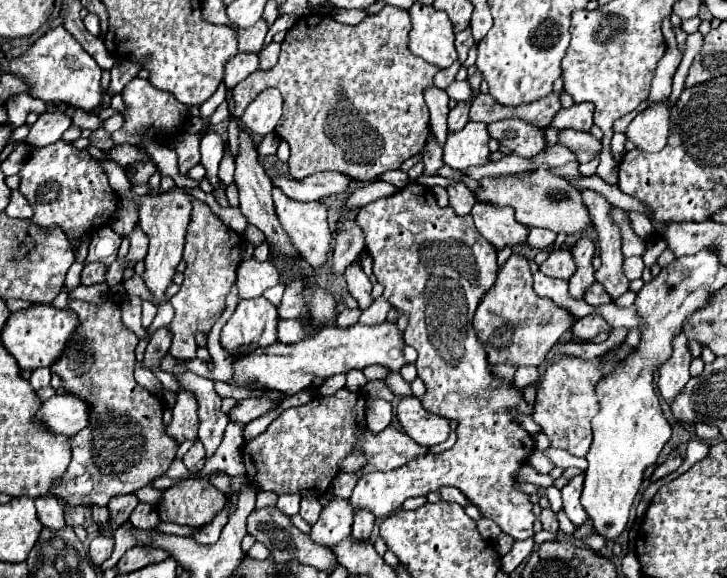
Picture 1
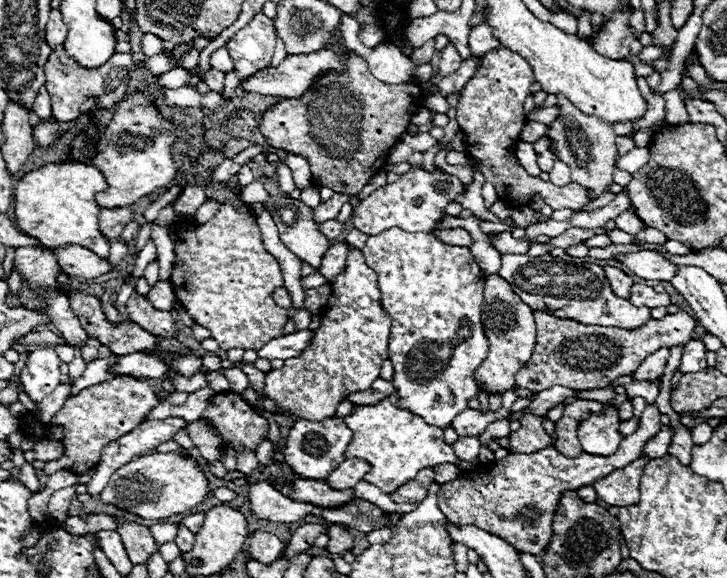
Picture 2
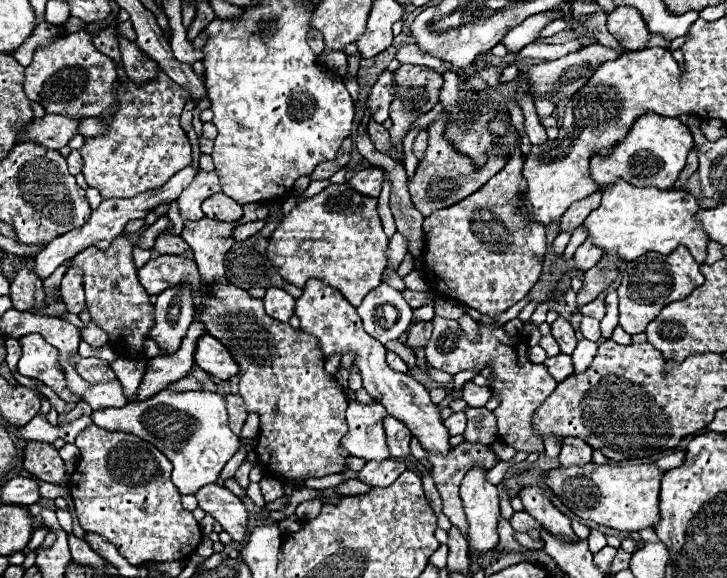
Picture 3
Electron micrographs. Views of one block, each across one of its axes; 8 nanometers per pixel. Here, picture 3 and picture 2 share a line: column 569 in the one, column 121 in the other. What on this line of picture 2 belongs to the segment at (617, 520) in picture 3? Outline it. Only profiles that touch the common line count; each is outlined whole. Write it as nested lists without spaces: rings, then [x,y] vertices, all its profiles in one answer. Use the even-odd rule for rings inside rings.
[[[178,450],[164,454],[162,452],[144,454],[134,458],[126,466],[118,468],[112,474],[108,486],[100,492],[102,502],[134,512],[146,520],[158,520],[182,514],[202,504],[208,494],[210,494],[210,484],[206,470],[198,464],[194,456],[182,456]]]

